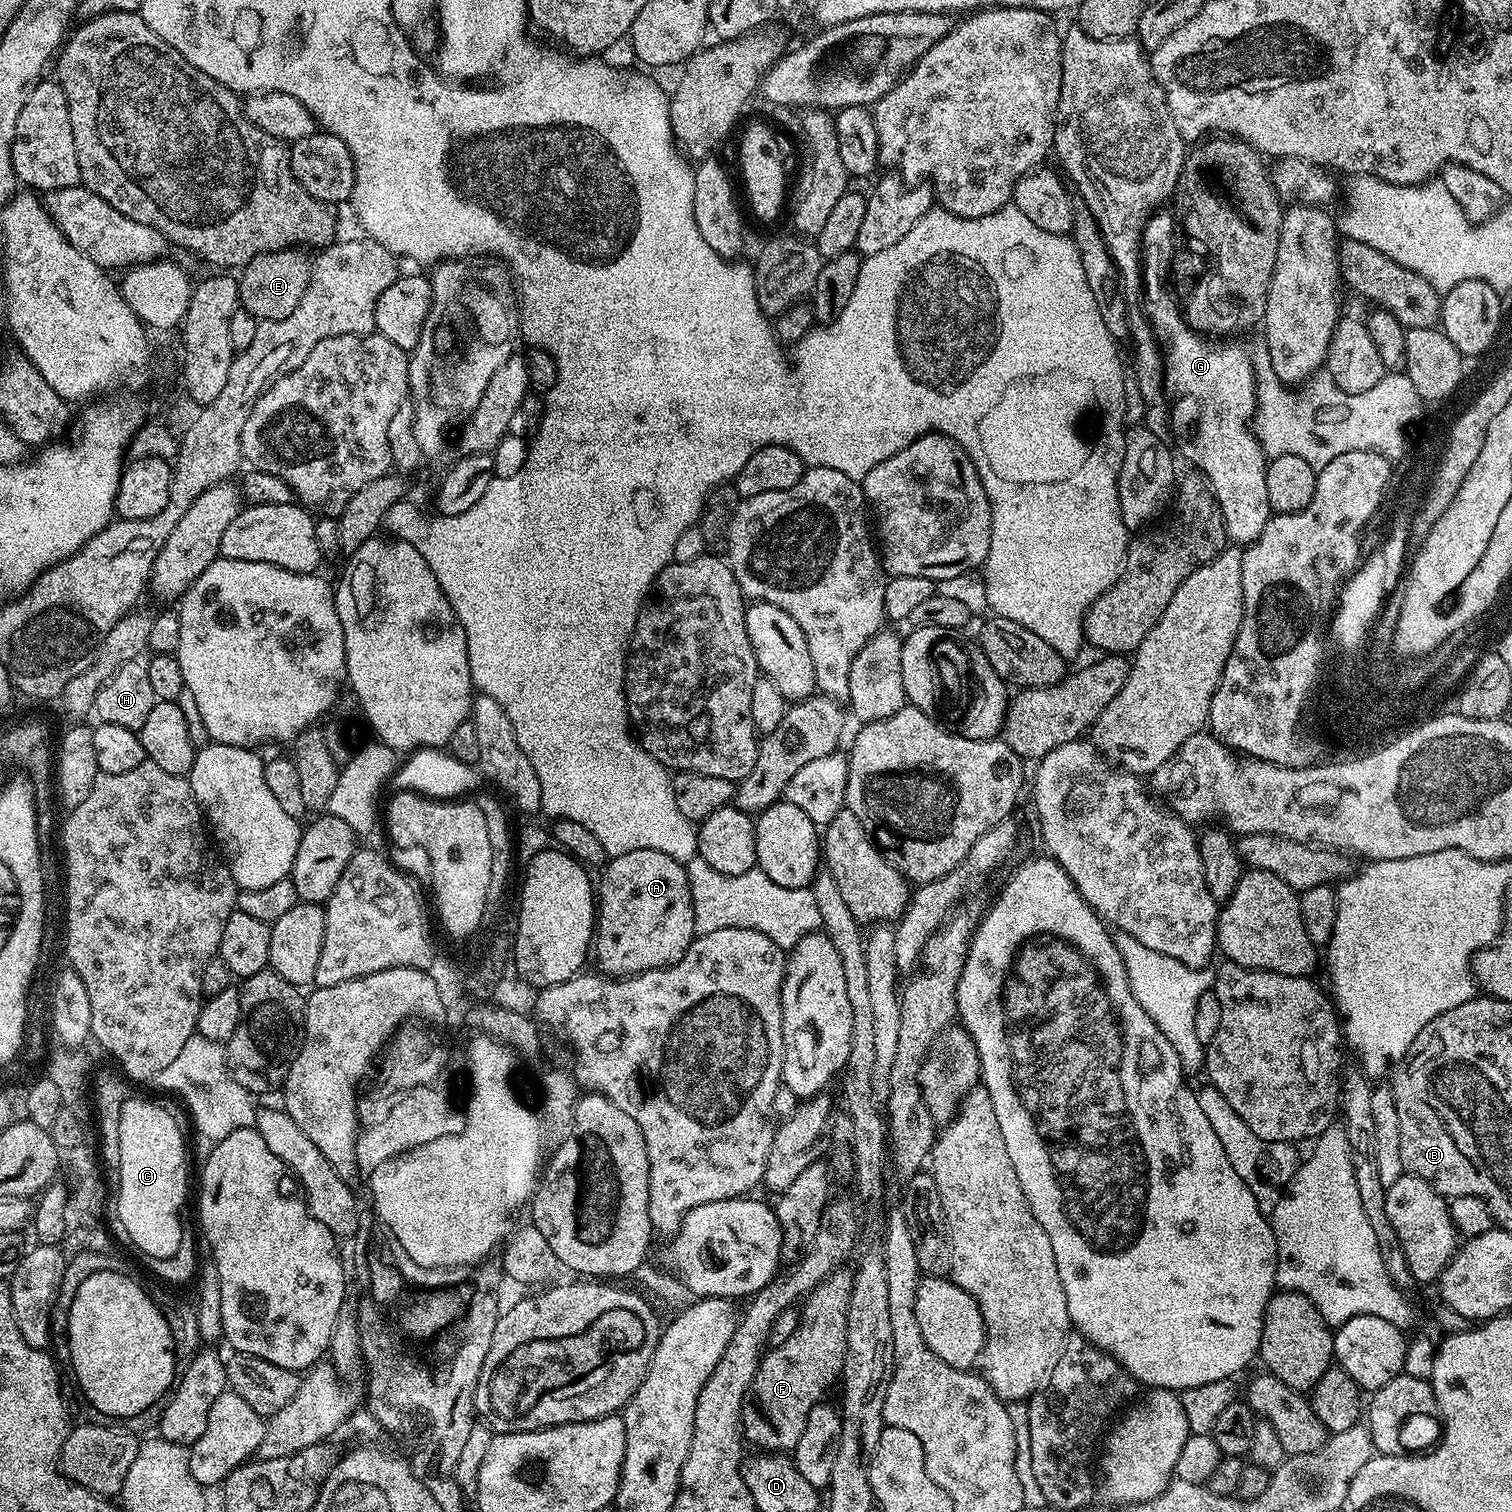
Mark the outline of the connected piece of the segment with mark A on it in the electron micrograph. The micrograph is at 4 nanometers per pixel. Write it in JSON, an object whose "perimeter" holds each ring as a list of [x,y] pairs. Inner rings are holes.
{"perimeter":[[[630,850],[621,856],[611,857],[603,865],[602,871],[604,871],[604,877],[598,880],[598,915],[594,925],[594,956],[596,952],[596,960],[600,963],[599,971],[612,978],[623,978],[639,976],[641,972],[649,972],[655,968],[669,968],[671,964],[678,963],[698,935],[694,926],[694,906],[690,898],[687,867],[681,861],[670,858],[670,854],[662,854],[662,850]]]}

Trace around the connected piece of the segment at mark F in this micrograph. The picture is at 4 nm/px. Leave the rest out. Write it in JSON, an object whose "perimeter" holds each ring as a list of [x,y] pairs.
{"perimeter":[[[848,1270],[830,1273],[814,1291],[808,1293],[794,1334],[786,1338],[786,1342],[765,1351],[752,1379],[751,1403],[744,1409],[744,1438],[749,1445],[757,1444],[760,1447],[757,1449],[768,1454],[791,1453],[798,1446],[798,1438],[802,1438],[802,1430],[806,1430],[810,1410],[827,1397],[824,1395],[831,1390],[832,1383],[835,1385],[841,1379],[847,1348],[847,1307],[850,1306],[852,1278],[853,1273]]]}

